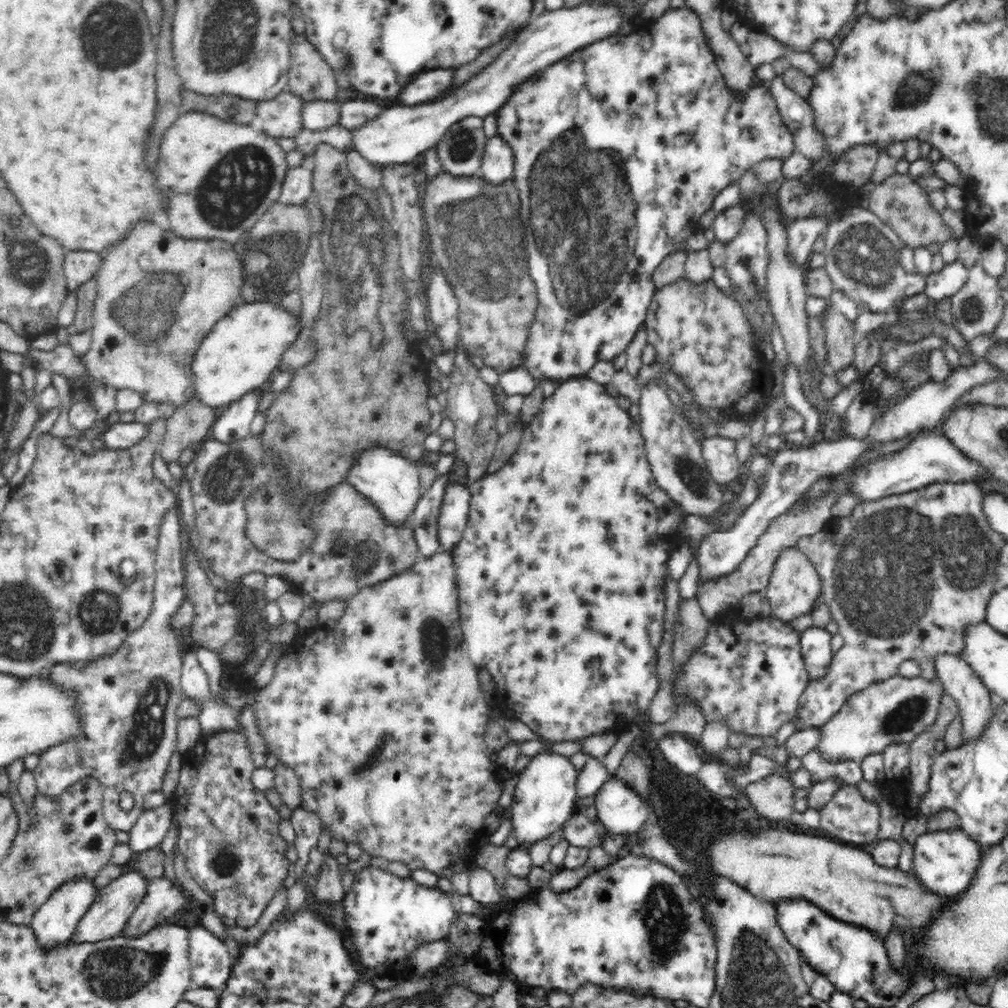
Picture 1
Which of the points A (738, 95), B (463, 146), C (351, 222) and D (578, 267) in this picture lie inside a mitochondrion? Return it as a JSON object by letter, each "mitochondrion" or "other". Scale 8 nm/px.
{"A":"other","B":"mitochondrion","C":"mitochondrion","D":"mitochondrion"}

